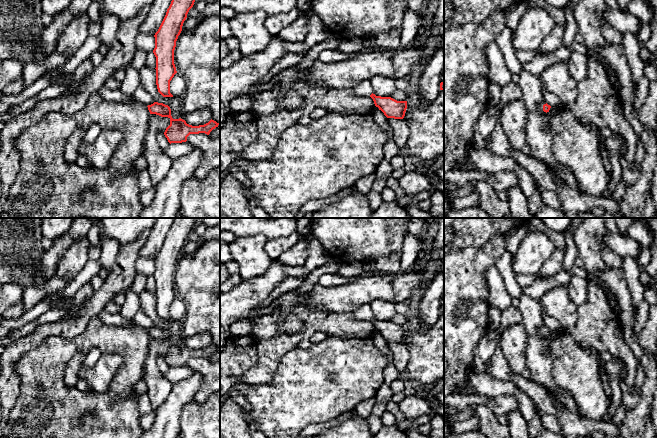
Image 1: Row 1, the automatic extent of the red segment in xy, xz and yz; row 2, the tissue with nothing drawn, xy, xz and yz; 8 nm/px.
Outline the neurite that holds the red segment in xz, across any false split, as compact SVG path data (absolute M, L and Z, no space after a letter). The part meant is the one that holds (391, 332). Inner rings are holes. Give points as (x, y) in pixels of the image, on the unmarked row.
M371 318L376 331L381 334L387 342L403 343L407 333L407 325L397 325L391 321L381 321Z

